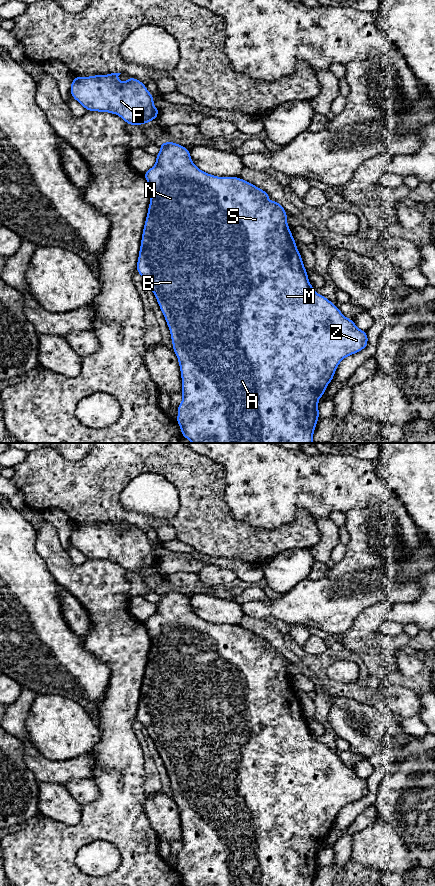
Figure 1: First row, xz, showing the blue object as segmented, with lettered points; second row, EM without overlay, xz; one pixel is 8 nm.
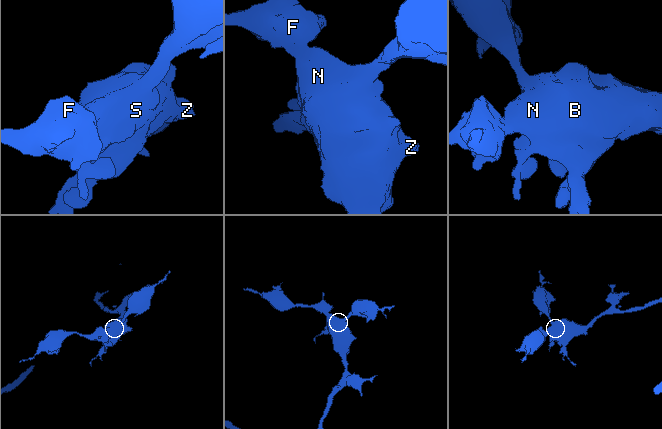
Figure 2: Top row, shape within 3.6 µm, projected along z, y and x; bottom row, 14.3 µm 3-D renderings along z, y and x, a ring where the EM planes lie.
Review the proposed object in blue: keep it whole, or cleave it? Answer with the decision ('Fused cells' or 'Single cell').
Single cell

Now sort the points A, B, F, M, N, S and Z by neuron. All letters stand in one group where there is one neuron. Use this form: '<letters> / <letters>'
A B F M N S Z

